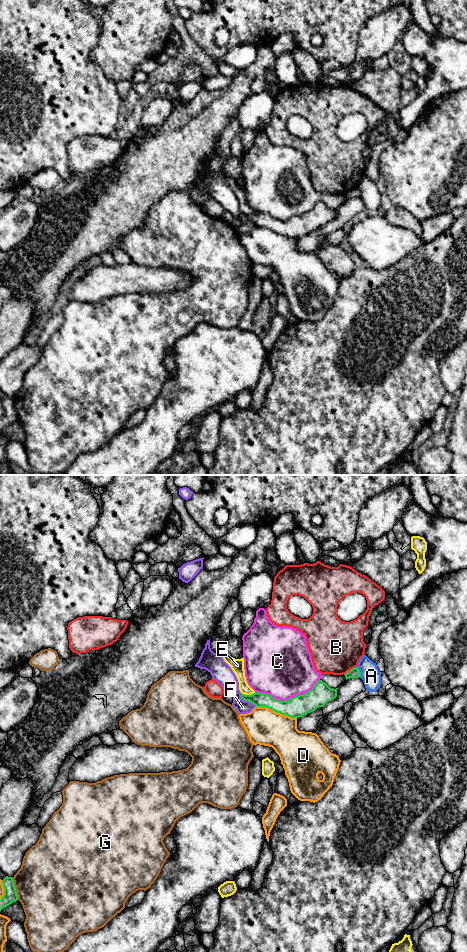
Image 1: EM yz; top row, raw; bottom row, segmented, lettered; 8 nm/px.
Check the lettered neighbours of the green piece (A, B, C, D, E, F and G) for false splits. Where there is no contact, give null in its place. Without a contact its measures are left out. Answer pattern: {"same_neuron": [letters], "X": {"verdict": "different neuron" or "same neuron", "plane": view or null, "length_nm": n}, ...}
{"same_neuron": [], "A": {"verdict": "different neuron", "plane": "yz", "length_nm": 100}, "B": {"verdict": "different neuron", "plane": "yz", "length_nm": 120}, "C": {"verdict": "different neuron", "plane": "yz", "length_nm": 550}, "D": {"verdict": "different neuron", "plane": "yz", "length_nm": 340}, "E": {"verdict": "different neuron", "plane": "yz", "length_nm": 120}, "F": {"verdict": "different neuron", "plane": "yz", "length_nm": 170}, "G": {"verdict": "different neuron", "plane": "yz", "length_nm": 180}}

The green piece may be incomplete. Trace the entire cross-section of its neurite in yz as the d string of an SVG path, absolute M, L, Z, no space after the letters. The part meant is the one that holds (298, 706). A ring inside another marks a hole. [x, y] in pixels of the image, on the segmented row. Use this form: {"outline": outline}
{"outline": "M318 680L313 688L287 701L280 701L269 694L255 692L251 695L241 693L241 699L249 701L257 707L267 707L272 711L291 718L299 718L323 707L337 697L337 689L330 688L322 680Z"}

